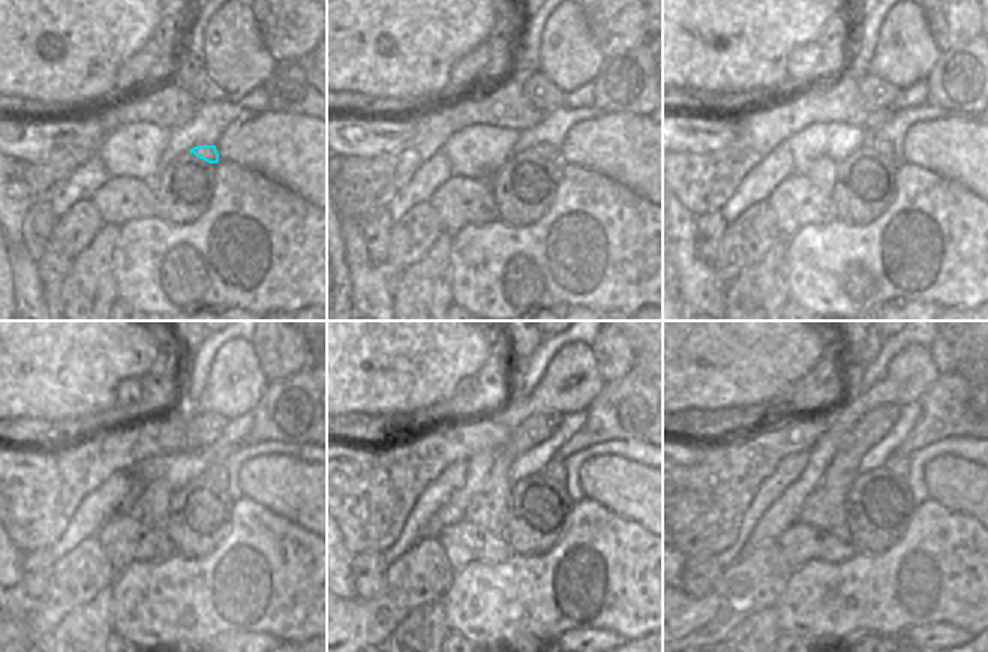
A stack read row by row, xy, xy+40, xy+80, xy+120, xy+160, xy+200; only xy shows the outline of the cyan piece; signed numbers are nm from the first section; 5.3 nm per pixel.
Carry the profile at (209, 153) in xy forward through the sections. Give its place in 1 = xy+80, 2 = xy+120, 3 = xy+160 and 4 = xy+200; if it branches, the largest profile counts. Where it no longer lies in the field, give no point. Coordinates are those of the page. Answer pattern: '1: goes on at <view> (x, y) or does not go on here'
1: goes on at xy+80 (882, 146)
2: goes on at xy+120 (216, 474)
3: goes on at xy+160 (555, 469)
4: goes on at xy+200 (897, 463)

